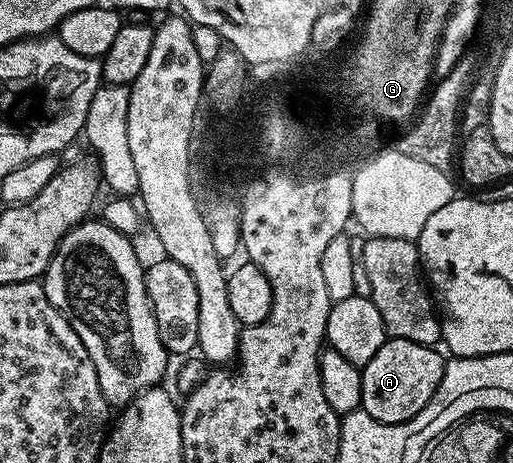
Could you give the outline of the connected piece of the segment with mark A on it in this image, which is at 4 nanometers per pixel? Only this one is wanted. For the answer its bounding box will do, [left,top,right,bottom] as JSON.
[362,338,445,424]

